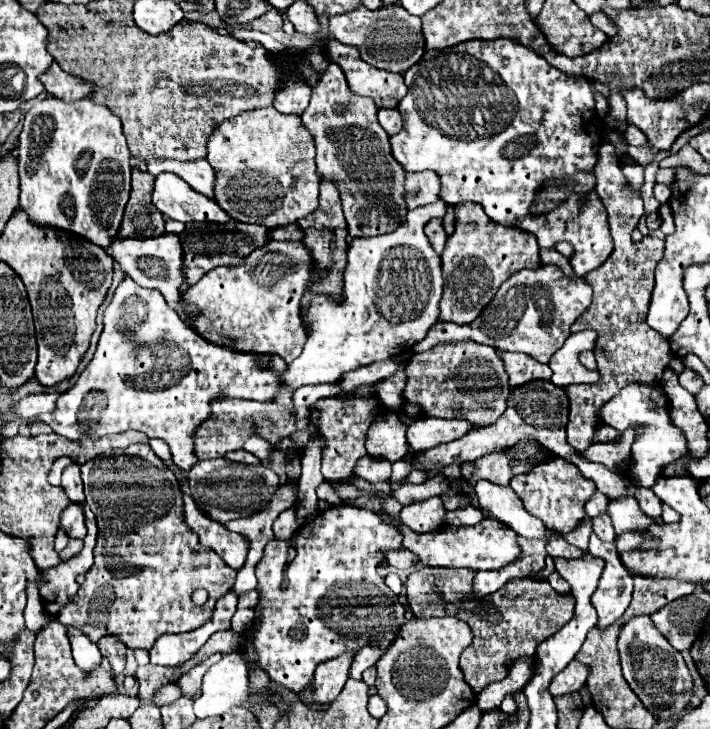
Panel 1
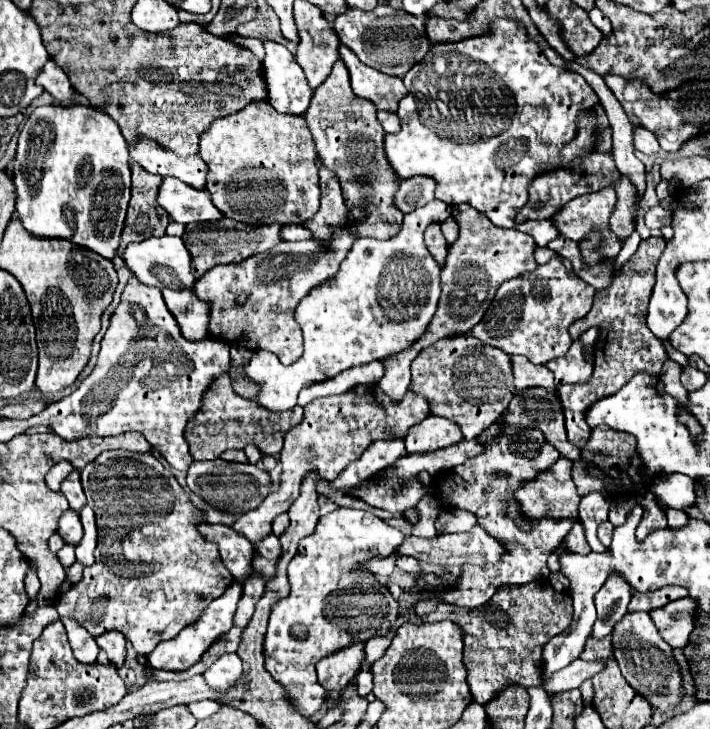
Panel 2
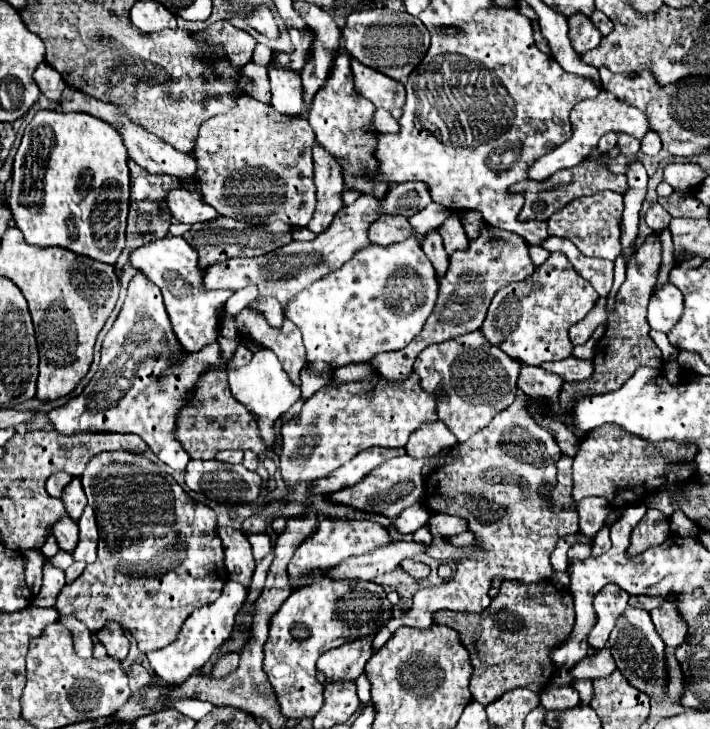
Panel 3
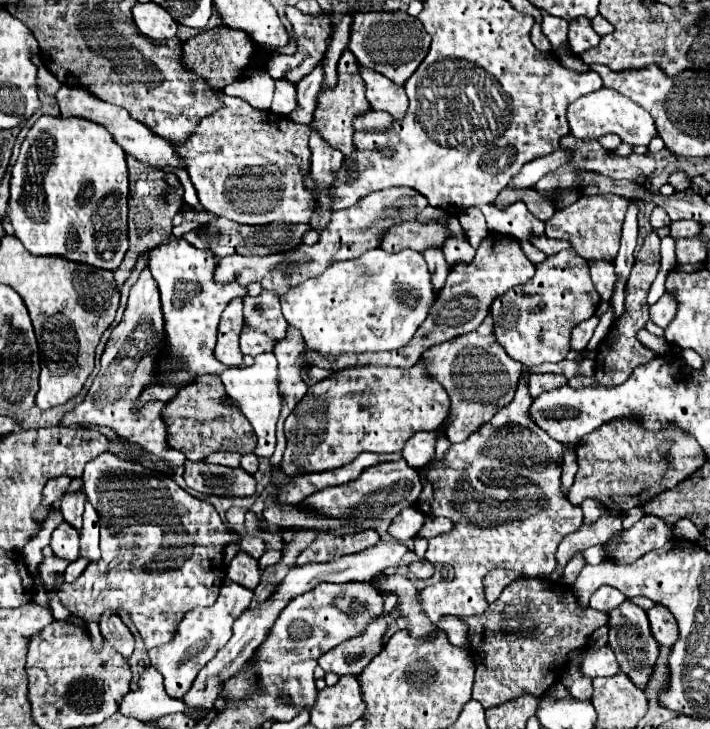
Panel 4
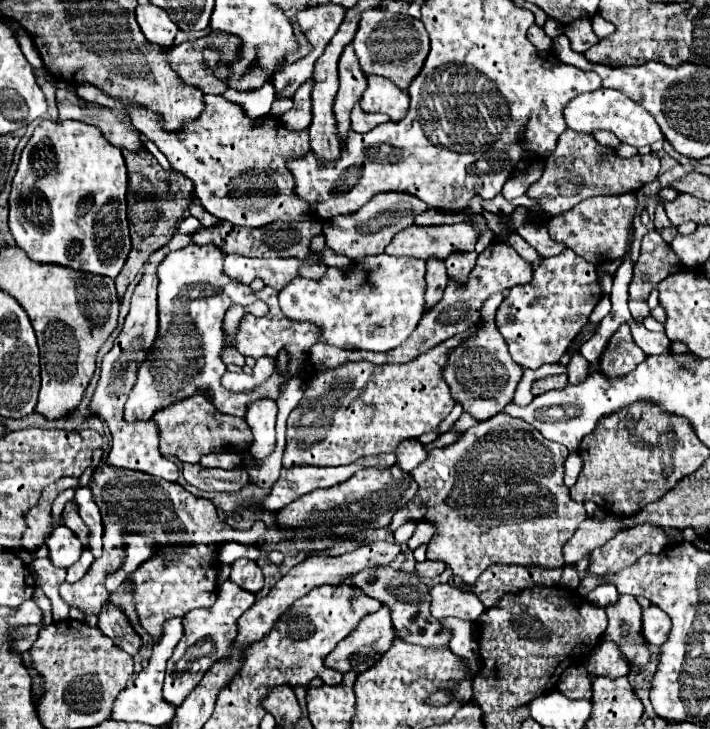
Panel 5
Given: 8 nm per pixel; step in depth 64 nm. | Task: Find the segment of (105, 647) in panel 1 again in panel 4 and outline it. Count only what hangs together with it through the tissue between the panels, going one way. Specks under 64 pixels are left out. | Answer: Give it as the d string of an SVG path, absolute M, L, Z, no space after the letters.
M106 612L100 618L100 634L104 640L110 642L110 646L120 652L124 658L130 658L134 650L134 636L130 630L122 624L122 620L114 612Z

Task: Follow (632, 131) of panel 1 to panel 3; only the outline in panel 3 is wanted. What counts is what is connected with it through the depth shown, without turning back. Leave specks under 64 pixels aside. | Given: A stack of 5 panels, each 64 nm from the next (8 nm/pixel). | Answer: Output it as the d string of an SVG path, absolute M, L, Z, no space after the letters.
M649 130L645 137L640 141L640 150L649 156L655 156L662 148L660 137L656 132Z

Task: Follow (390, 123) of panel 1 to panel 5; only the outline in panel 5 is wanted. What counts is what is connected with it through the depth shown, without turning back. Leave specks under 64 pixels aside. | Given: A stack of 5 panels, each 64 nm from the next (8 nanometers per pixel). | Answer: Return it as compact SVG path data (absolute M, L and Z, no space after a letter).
M356 106L352 110L352 130L356 132L368 132L372 130L374 126L382 124L382 122L388 122L390 116L384 116L384 114L372 114L372 112L364 112L360 106Z

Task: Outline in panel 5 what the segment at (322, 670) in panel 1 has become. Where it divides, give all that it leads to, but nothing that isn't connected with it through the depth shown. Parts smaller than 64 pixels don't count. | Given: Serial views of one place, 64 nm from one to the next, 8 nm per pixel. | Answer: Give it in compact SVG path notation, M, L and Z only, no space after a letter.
M382 606L376 614L366 616L352 636L344 638L326 658L324 664L336 672L360 672L358 662L368 662L368 668L380 660L394 640L394 628L390 620L390 608Z

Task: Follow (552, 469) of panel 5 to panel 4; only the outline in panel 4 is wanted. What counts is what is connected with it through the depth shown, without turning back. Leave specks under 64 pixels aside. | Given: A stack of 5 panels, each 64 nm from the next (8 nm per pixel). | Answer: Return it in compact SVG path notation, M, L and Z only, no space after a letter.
M592 358L562 360L557 363L542 363L536 370L526 368L514 400L506 408L502 408L480 430L472 432L468 440L460 444L452 444L450 452L442 460L432 460L428 468L420 468L424 490L416 500L416 508L422 510L426 516L446 516L456 524L452 532L440 534L429 540L425 553L425 559L429 562L450 564L456 572L454 580L439 581L419 592L420 606L432 624L436 624L442 614L452 614L452 616L482 614L488 608L488 600L484 598L484 576L492 568L516 570L524 574L528 580L548 578L556 568L554 552L560 540L582 526L580 506L574 506L568 502L566 496L560 496L560 460L564 456L564 446L554 438L550 438L530 418L530 396L526 394L526 382L524 382L526 372L554 372L566 378L592 376L594 360Z

